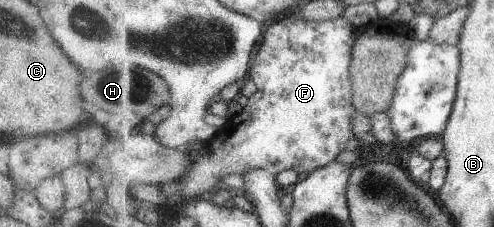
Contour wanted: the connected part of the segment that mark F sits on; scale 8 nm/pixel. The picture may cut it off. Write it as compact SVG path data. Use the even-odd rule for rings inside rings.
M290 16L271 23L263 44L259 46L258 55L254 58L251 73L258 92L249 98L244 109L230 115L229 124L217 140L207 144L205 150L187 150L193 157L189 176L184 181L162 185L169 194L168 208L174 211L186 199L210 197L220 187L225 187L222 178L227 174L245 176L246 172L260 168L276 175L288 169L298 174L312 174L333 164L344 150L359 153L360 140L352 130L352 114L356 109L353 100L353 53L361 30L343 17L330 21L306 21Z

